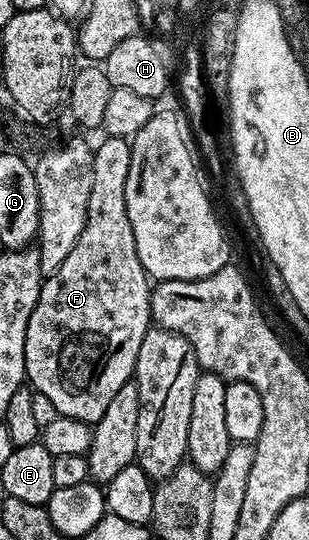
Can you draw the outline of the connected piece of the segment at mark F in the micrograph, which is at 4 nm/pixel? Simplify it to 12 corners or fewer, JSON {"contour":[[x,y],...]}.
{"contour":[[92,158],[84,230],[43,279],[29,387],[91,426],[152,327],[124,184]]}

